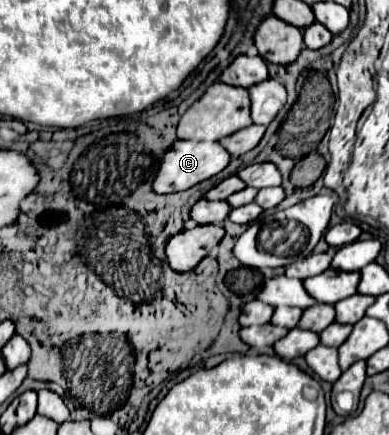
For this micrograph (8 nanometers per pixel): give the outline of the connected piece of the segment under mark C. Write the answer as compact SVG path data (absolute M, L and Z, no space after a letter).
M178 140L170 152L164 154L162 166L158 168L158 178L154 180L154 190L158 194L172 194L188 190L216 174L220 174L230 162L230 154L218 142L198 142L198 140Z

